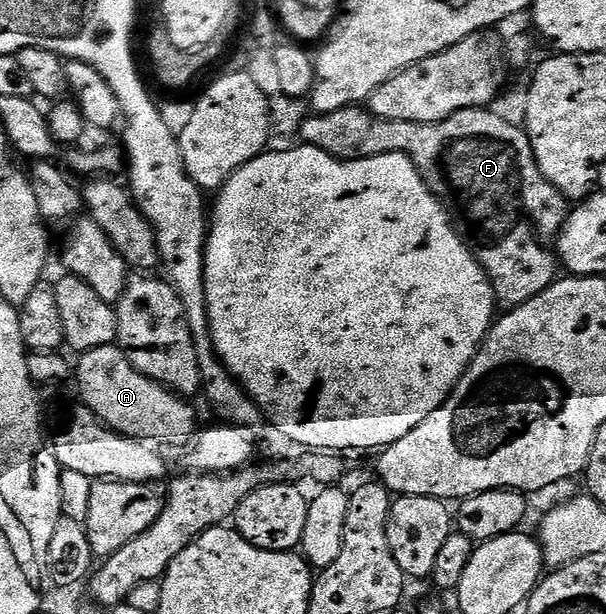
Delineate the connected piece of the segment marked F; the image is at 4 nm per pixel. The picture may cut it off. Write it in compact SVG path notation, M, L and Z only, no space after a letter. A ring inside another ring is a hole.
M360 106L350 108L339 108L333 112L321 112L312 114L312 117L301 119L298 129L299 139L303 143L314 146L326 154L336 156L339 160L361 160L367 156L377 156L383 152L400 152L412 160L412 164L418 170L418 174L424 179L424 185L432 191L433 196L441 201L445 212L448 214L448 220L452 223L453 230L458 234L458 238L468 247L474 259L480 263L481 270L488 276L489 282L492 283L492 294L497 301L504 306L515 306L524 304L530 298L534 298L540 292L545 292L558 276L558 260L554 255L554 241L559 233L560 225L564 223L565 216L570 211L570 204L567 199L560 195L560 191L544 177L538 170L536 159L532 153L532 147L528 141L528 134L524 131L519 123L511 124L504 116L499 116L496 112L488 112L487 107L482 108L460 108L454 114L450 114L444 120L423 124L422 122L406 122L405 120L384 120L380 116L374 116L371 112Z

